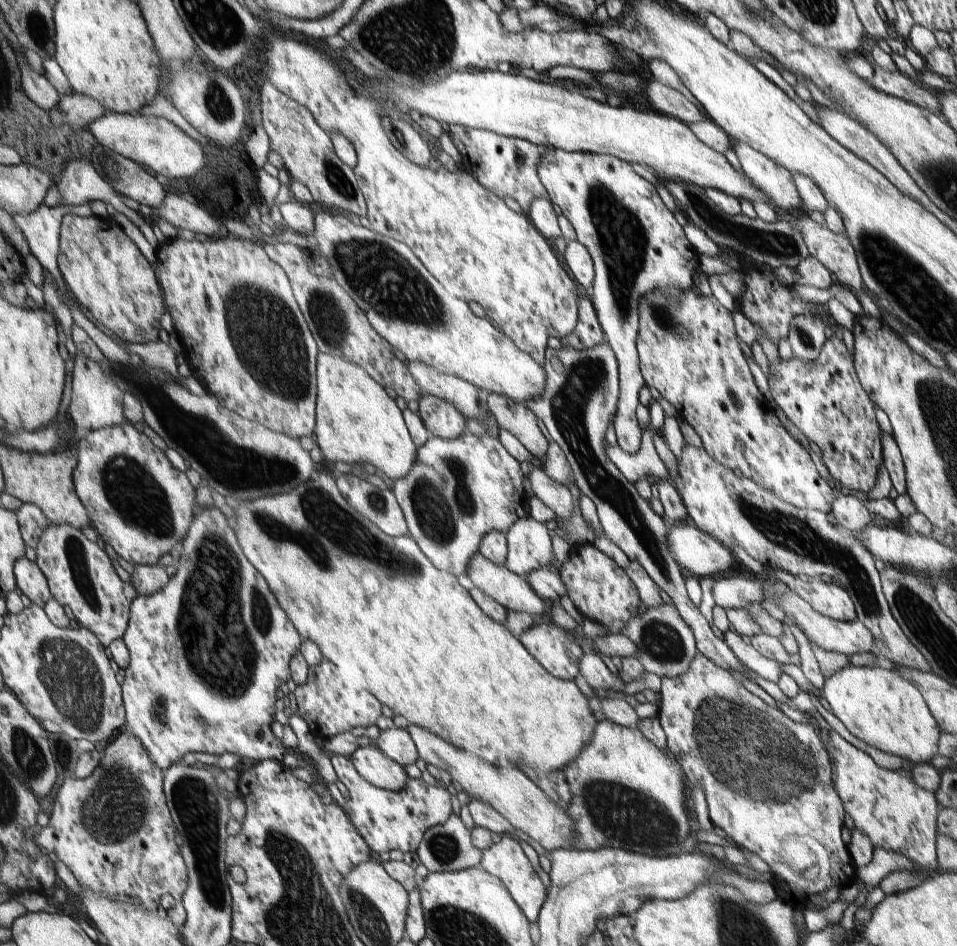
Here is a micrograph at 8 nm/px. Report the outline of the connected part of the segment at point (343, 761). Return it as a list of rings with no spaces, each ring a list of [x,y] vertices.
[[[329,754],[331,768],[337,776],[337,780],[345,786],[347,796],[343,798],[343,812],[347,814],[347,820],[363,842],[367,842],[367,848],[371,850],[373,856],[379,852],[389,852],[389,850],[401,850],[401,852],[417,852],[417,846],[425,834],[427,828],[441,826],[447,822],[451,808],[449,808],[449,794],[445,788],[429,786],[421,778],[409,778],[407,788],[401,792],[387,792],[381,788],[371,786],[357,770],[351,758],[345,756],[331,756]]]

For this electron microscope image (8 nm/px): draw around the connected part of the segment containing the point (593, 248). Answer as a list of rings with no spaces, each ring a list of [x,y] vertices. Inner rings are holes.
[[[547,148],[537,156],[535,174],[551,206],[559,206],[561,216],[573,226],[577,242],[593,262],[591,296],[587,298],[605,344],[615,356],[619,376],[619,400],[611,424],[617,446],[627,454],[635,454],[645,434],[635,418],[639,392],[645,388],[637,356],[639,302],[643,296],[659,292],[671,304],[679,304],[679,296],[691,290],[695,274],[701,272],[699,254],[691,248],[675,214],[663,206],[657,188],[643,180],[629,162],[607,154]]]

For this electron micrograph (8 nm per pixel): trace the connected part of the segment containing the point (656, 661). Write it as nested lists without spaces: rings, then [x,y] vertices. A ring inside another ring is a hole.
[[[663,598],[661,604],[649,606],[641,614],[637,612],[635,616],[631,616],[631,620],[627,620],[627,624],[623,626],[623,634],[629,638],[631,644],[635,644],[637,650],[633,658],[641,664],[641,668],[659,678],[671,678],[679,672],[685,672],[687,664],[697,654],[691,628],[685,624],[681,614],[667,598]]]

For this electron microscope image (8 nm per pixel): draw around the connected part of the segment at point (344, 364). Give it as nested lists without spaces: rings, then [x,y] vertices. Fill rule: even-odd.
[[[319,352],[319,406],[313,438],[327,464],[369,464],[389,480],[403,480],[419,460],[419,448],[407,434],[401,412],[385,390],[349,360]]]

